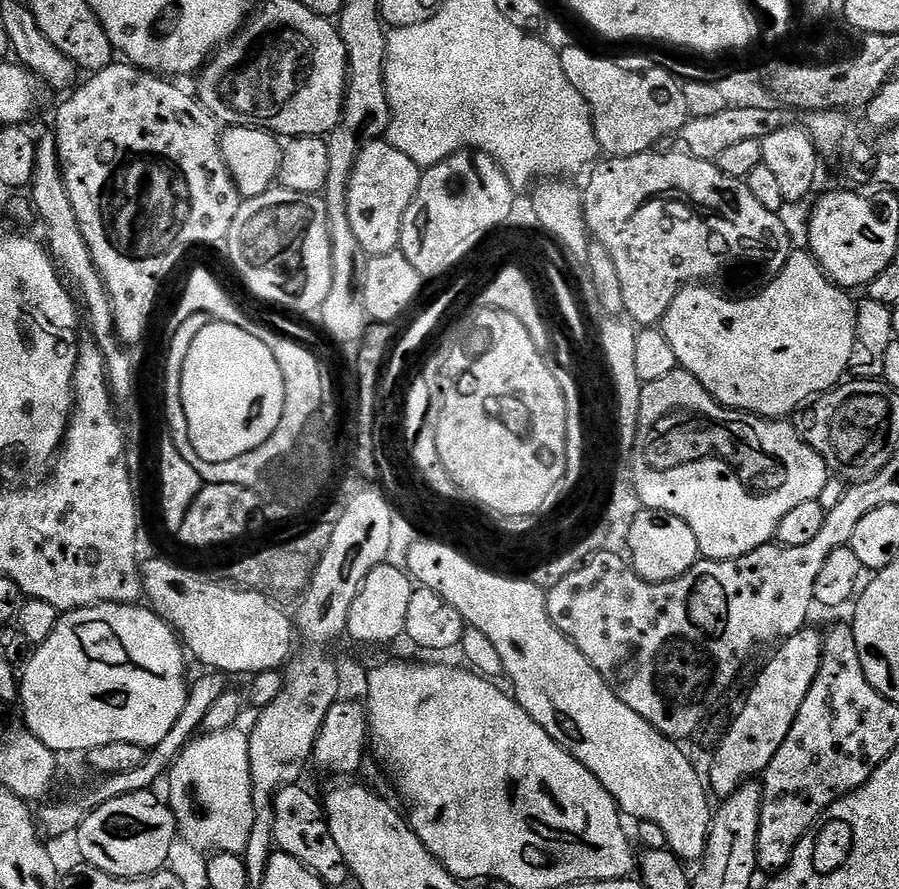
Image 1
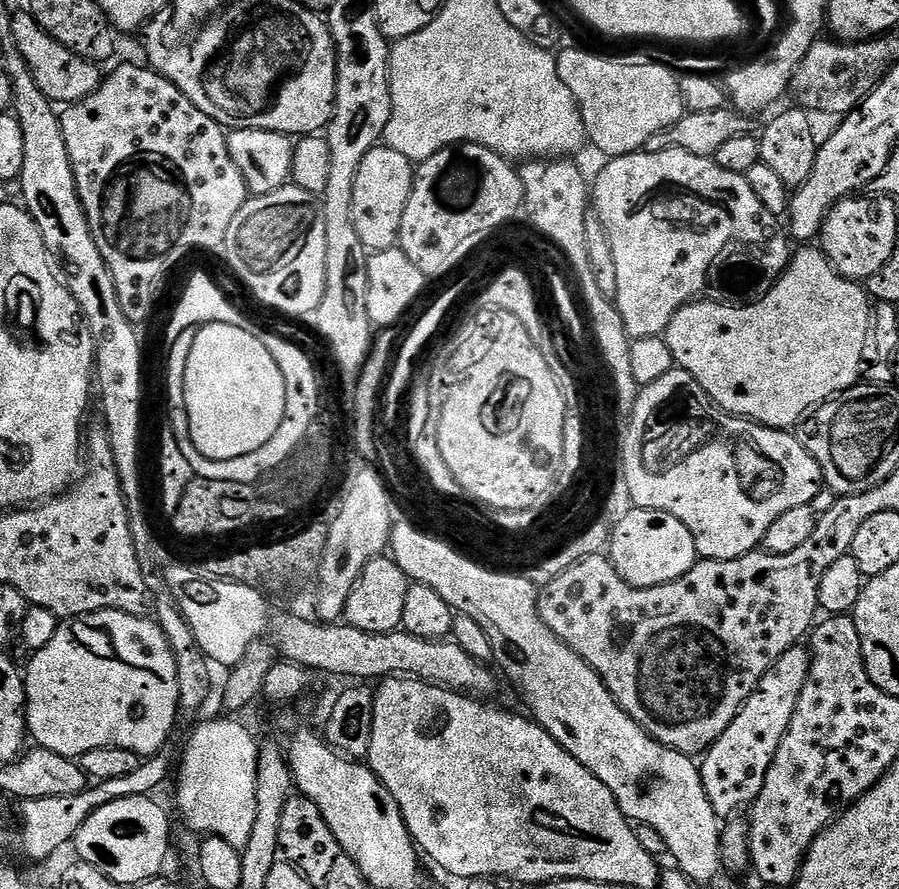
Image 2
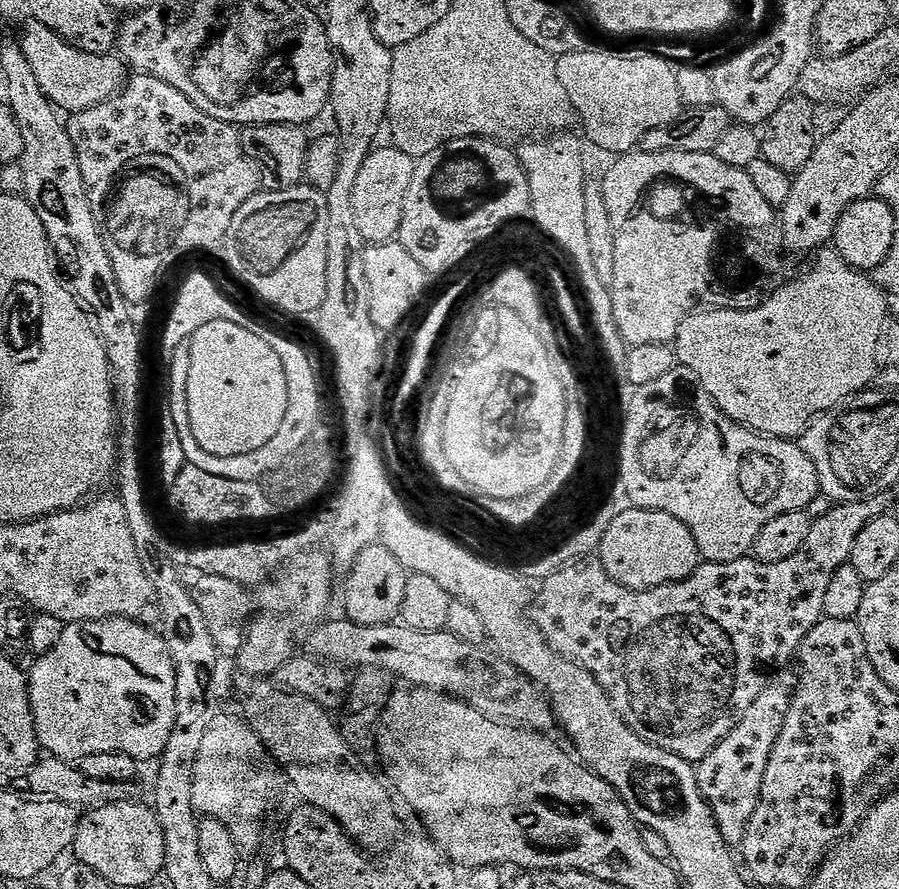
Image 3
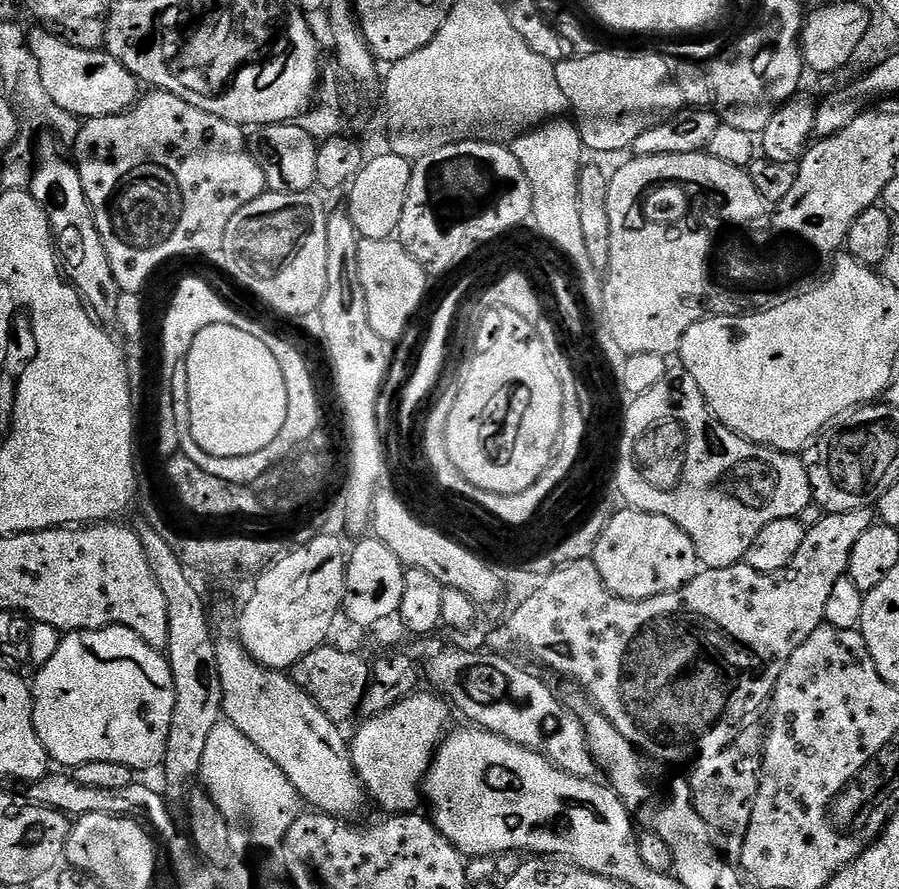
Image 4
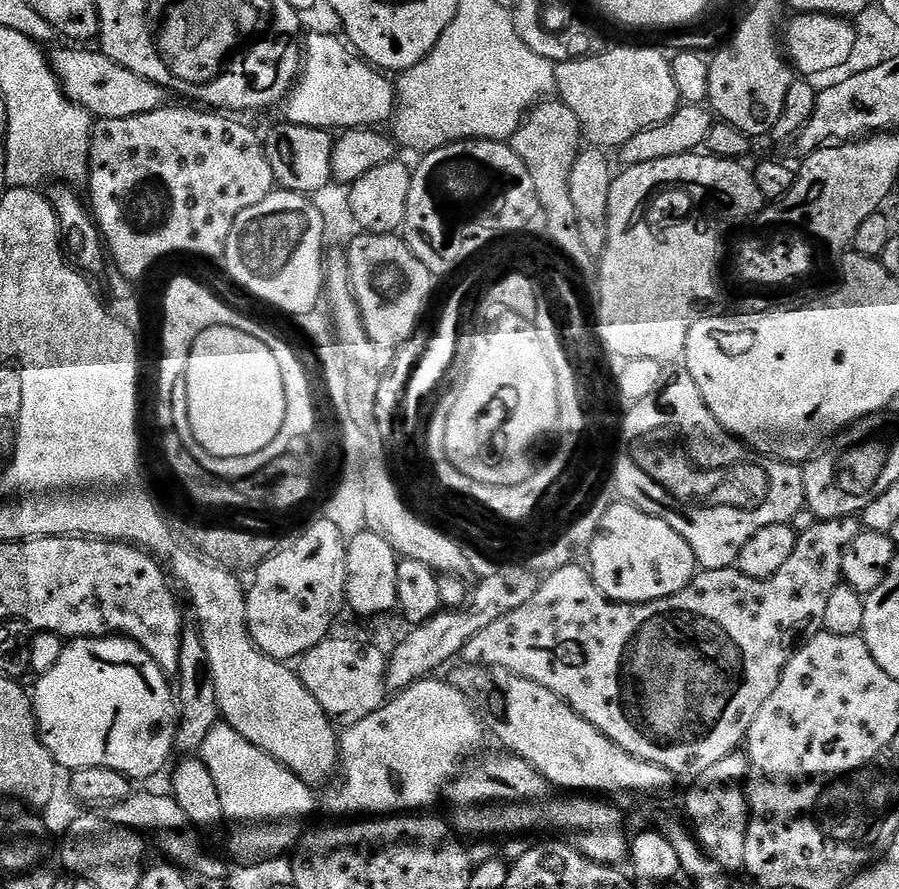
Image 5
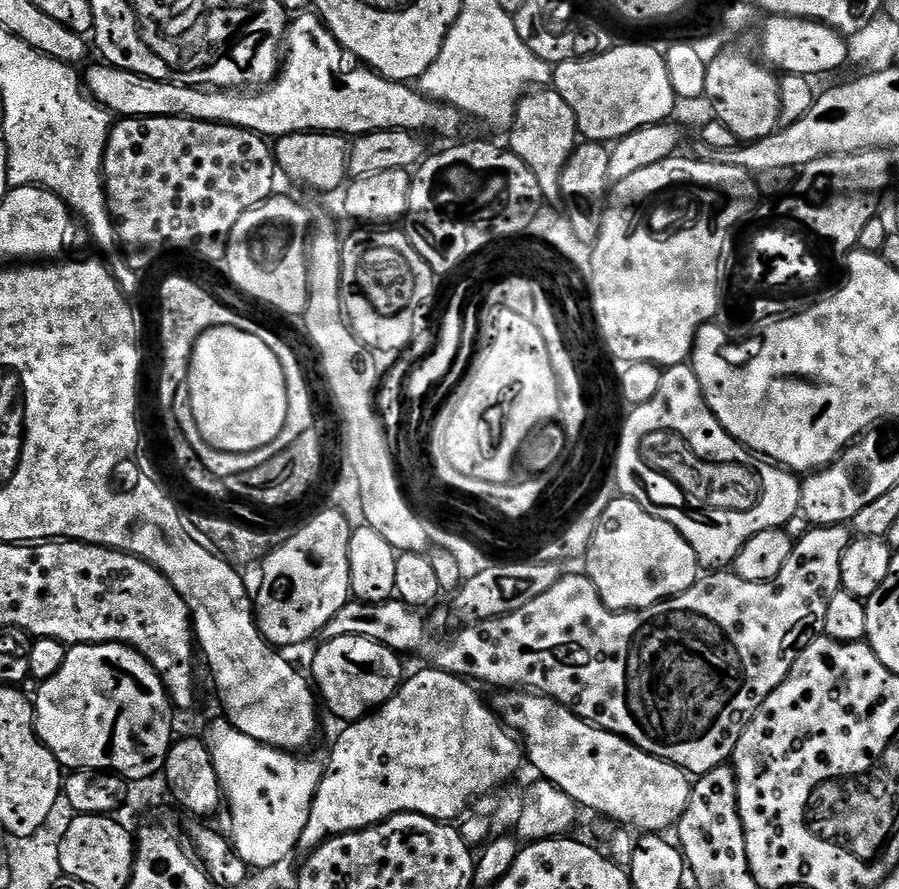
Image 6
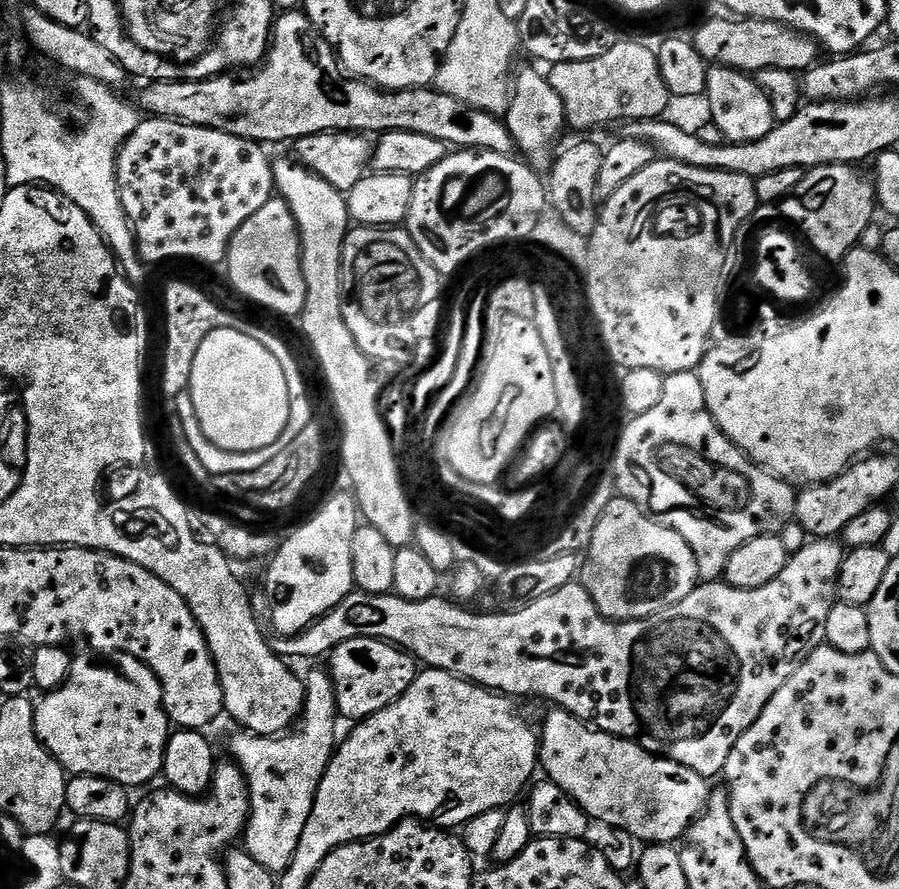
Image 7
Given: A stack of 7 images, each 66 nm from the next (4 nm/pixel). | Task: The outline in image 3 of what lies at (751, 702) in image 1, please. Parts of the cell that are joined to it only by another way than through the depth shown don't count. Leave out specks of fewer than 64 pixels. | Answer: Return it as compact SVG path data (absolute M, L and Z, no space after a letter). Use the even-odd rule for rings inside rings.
M788 670L777 672L766 690L750 705L750 710L742 714L738 726L695 765L704 800L714 814L722 838L730 846L743 845L746 826L750 826L750 818L754 818L754 810L758 810L762 778L766 778L766 766L770 763L770 754L774 754L774 742L778 742L778 734L782 734L782 722L786 722L796 686L797 677L790 673Z

